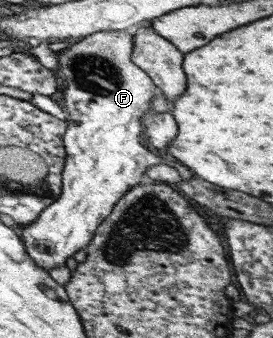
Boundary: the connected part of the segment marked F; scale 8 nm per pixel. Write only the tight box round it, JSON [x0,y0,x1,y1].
[20,29,171,271]

